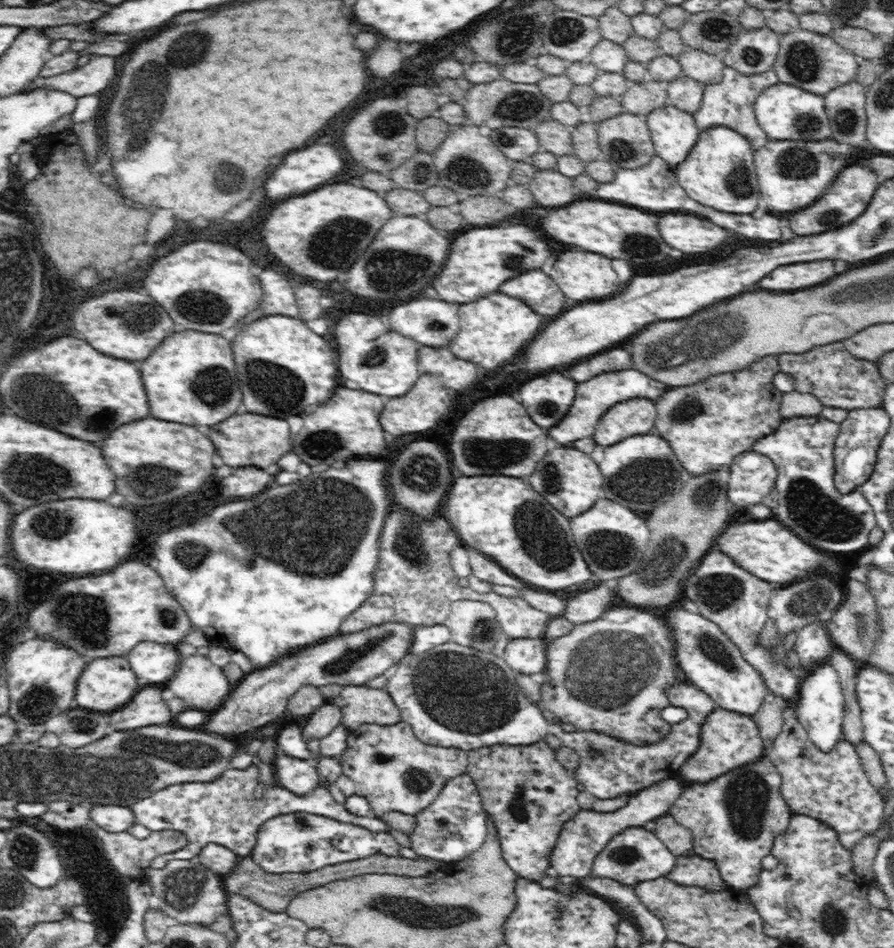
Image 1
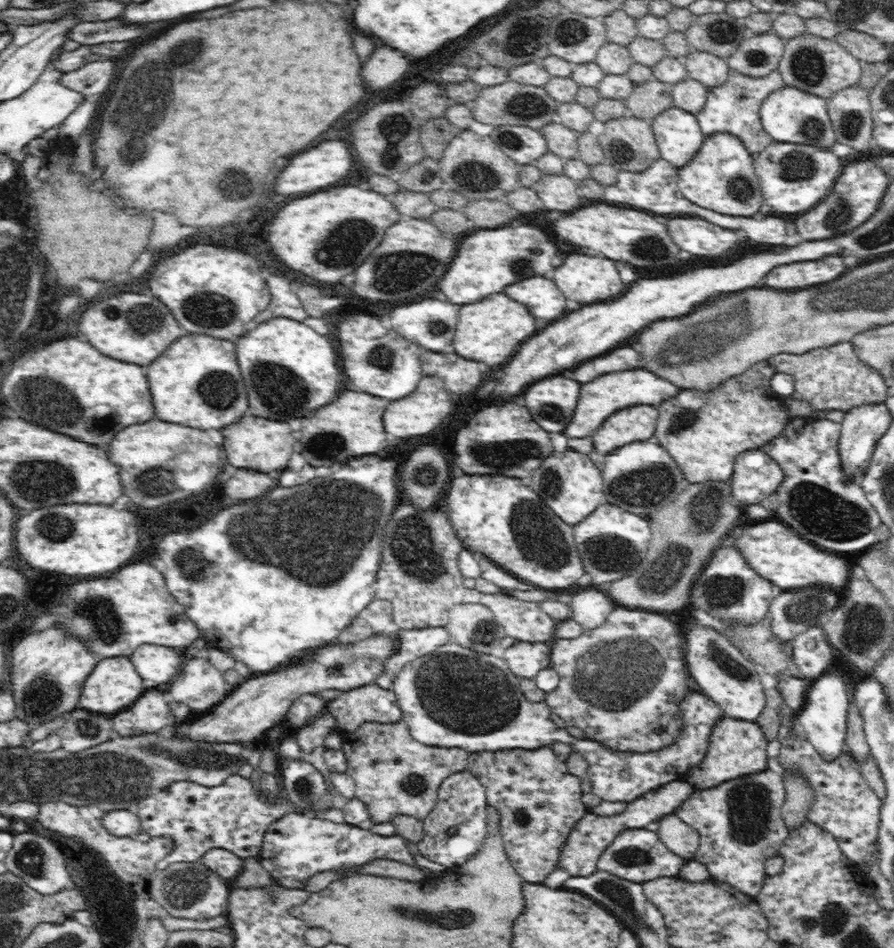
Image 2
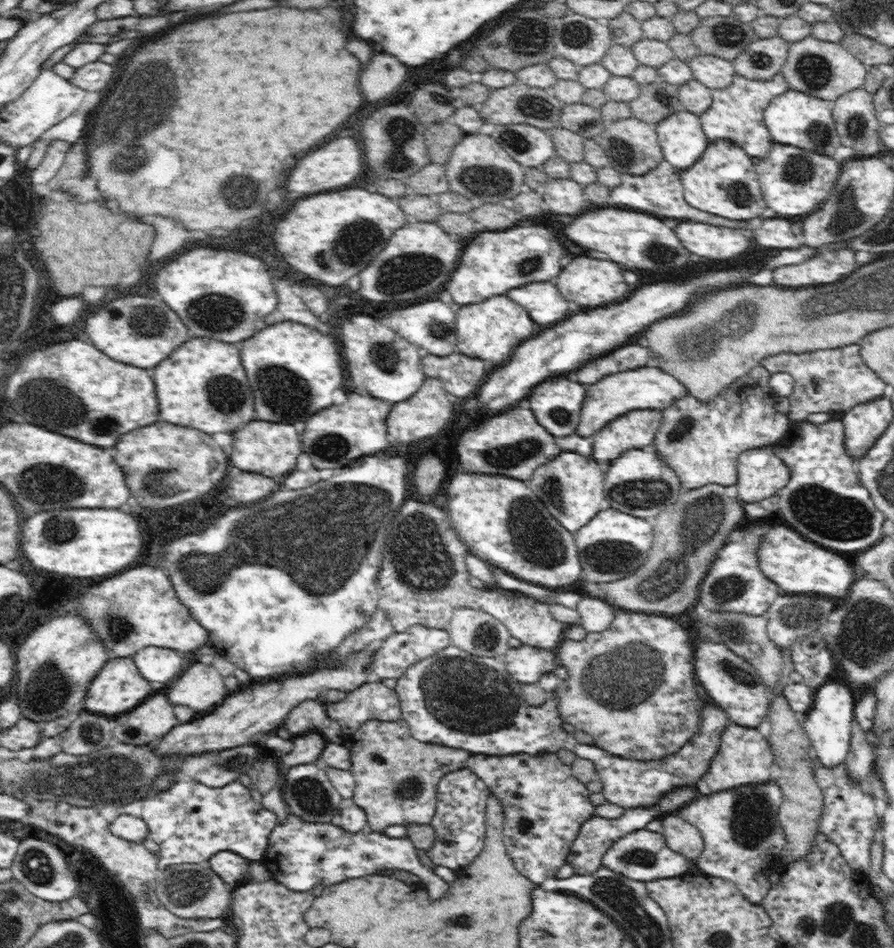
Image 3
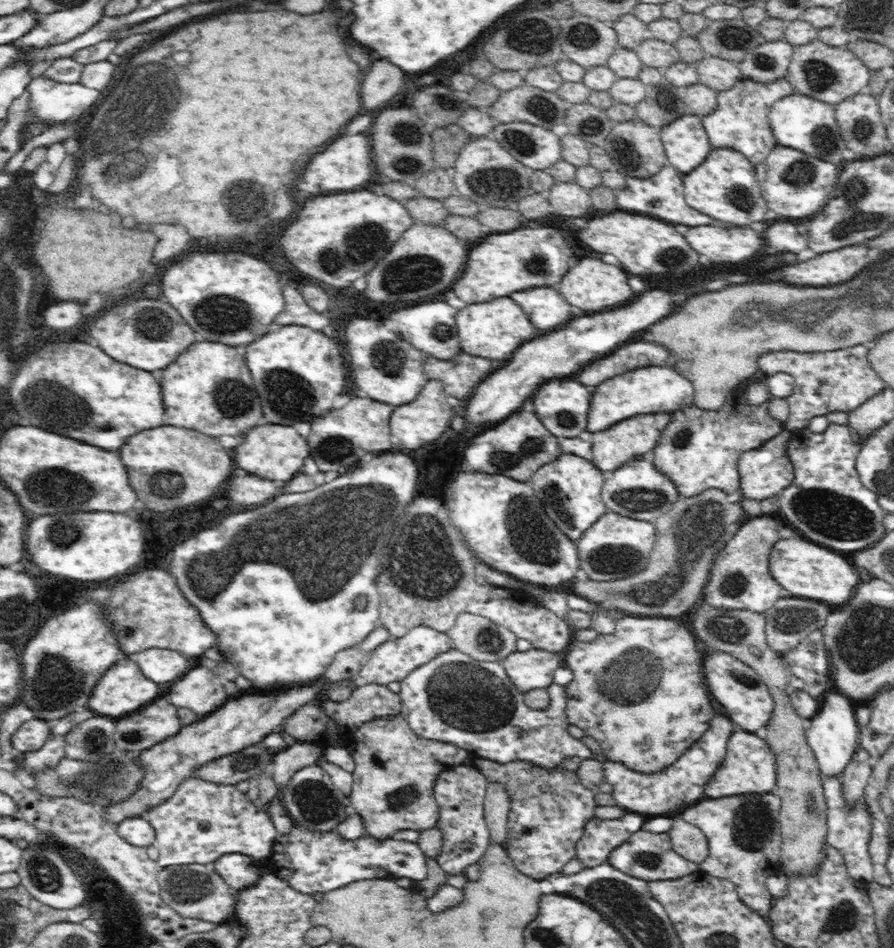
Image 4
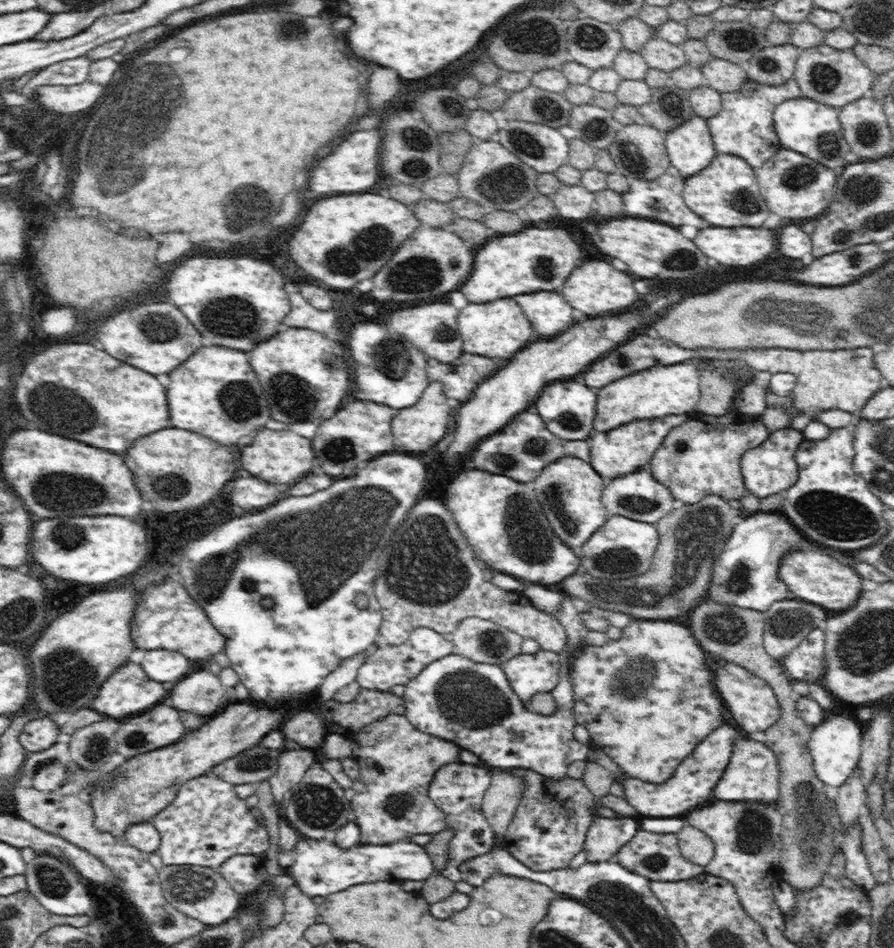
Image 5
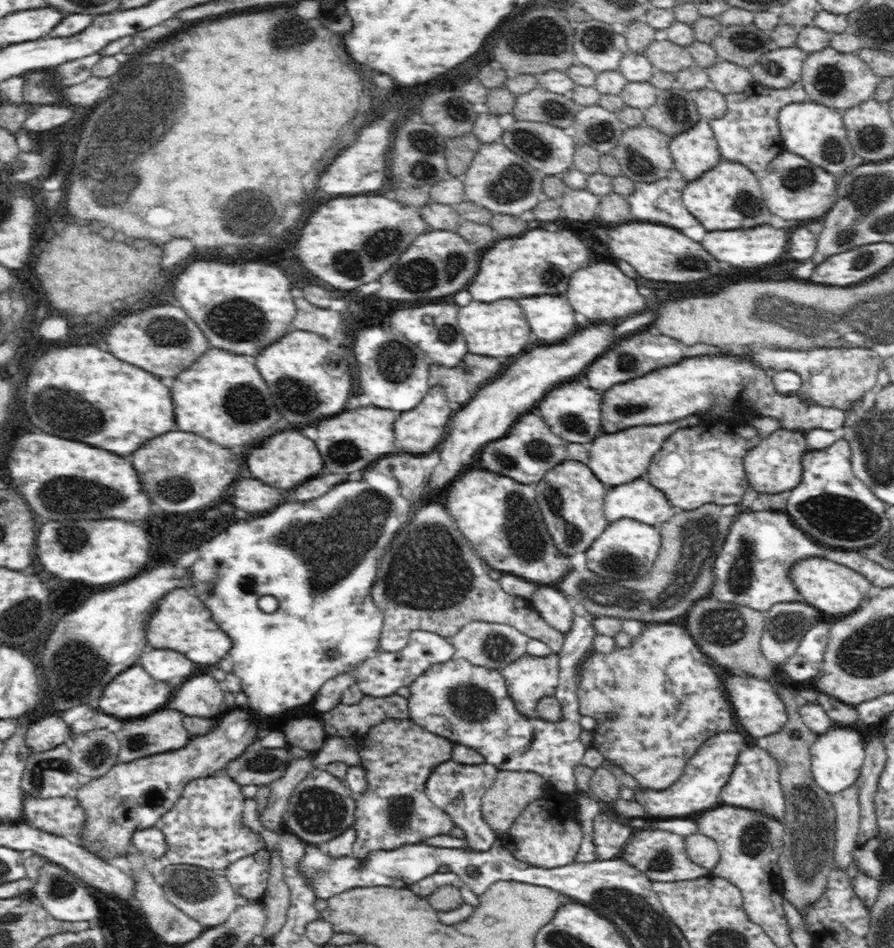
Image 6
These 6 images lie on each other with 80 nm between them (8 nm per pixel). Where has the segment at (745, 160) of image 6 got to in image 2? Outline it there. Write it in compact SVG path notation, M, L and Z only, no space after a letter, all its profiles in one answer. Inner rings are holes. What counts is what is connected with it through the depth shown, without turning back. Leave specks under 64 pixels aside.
M730 70L728 81L720 84L720 86L707 88L706 102L702 109L695 114L700 130L705 135L715 133L733 134L742 141L743 146L753 155L764 151L773 140L760 122L758 108L771 93L774 93L774 90L778 90L778 88L785 85L777 71L773 71L766 77L753 78Z

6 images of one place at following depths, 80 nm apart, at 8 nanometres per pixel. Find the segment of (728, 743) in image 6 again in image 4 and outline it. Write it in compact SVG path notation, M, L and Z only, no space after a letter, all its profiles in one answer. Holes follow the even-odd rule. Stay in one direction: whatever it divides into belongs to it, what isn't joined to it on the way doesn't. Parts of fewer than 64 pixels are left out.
M721 711L710 718L706 731L689 750L686 750L678 761L658 773L638 773L631 770L621 762L610 758L602 761L605 768L606 782L611 784L612 798L618 806L627 811L634 811L647 816L673 816L688 806L705 798L704 790L706 782L709 782L717 772L719 766L726 757L726 742L729 742L730 734L736 726L726 714Z

